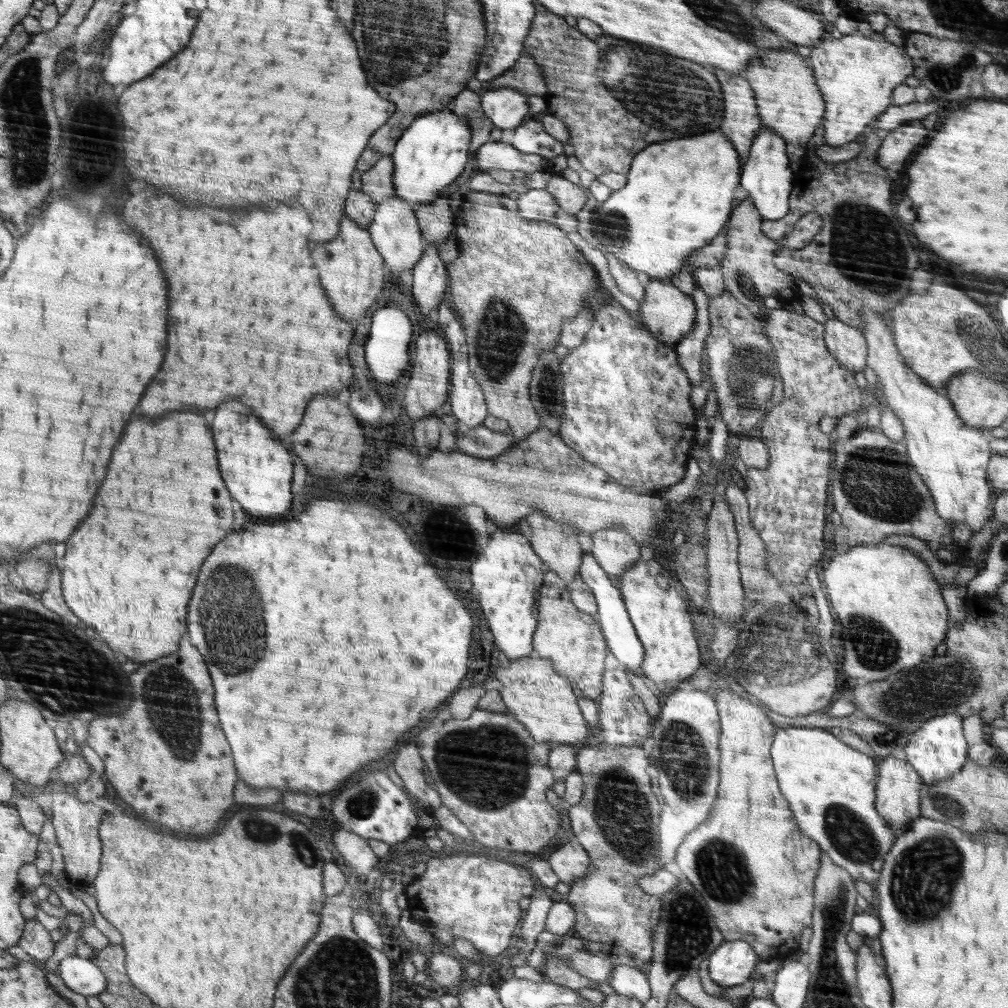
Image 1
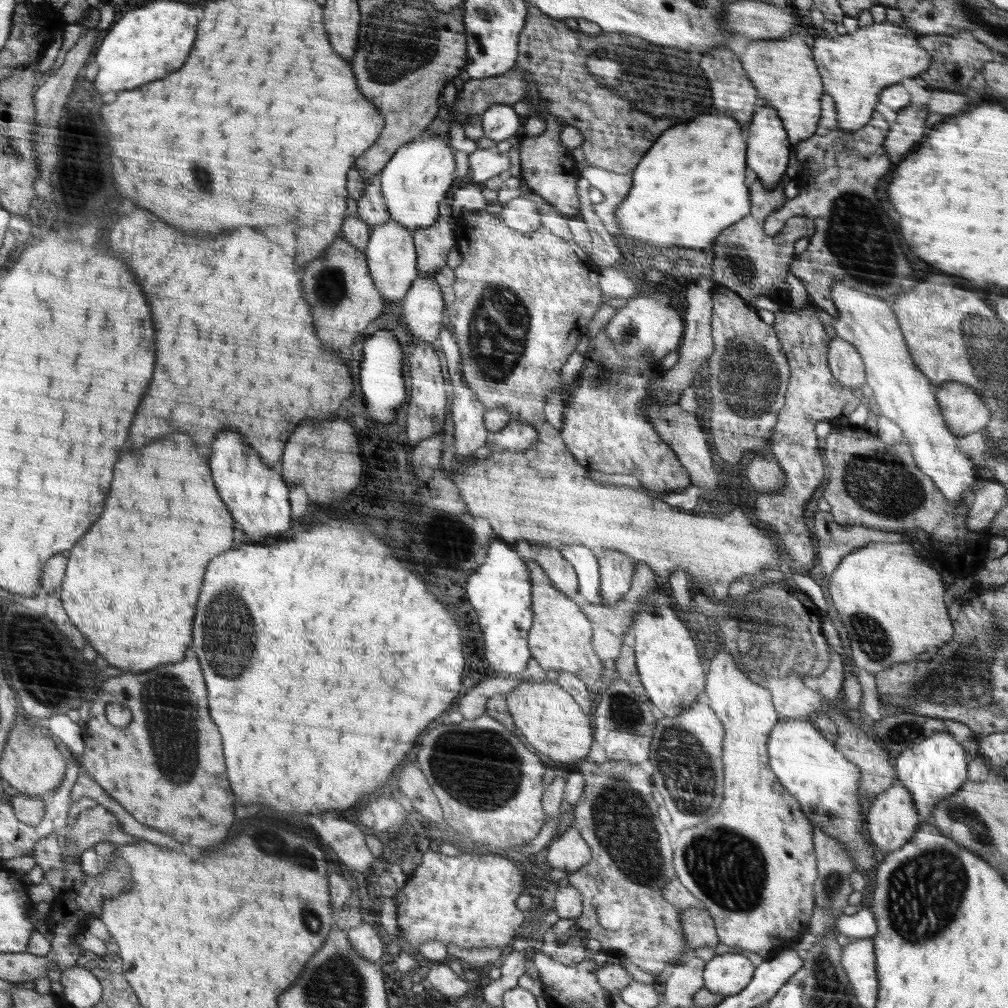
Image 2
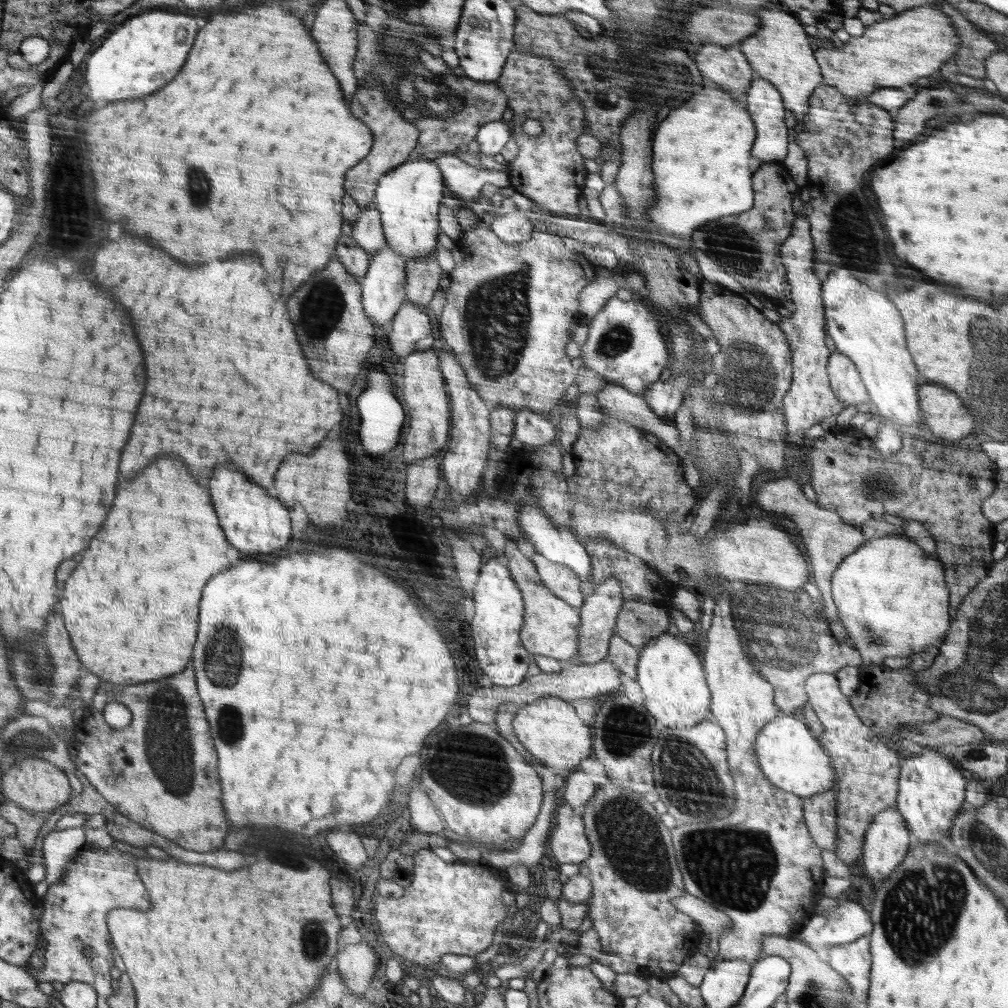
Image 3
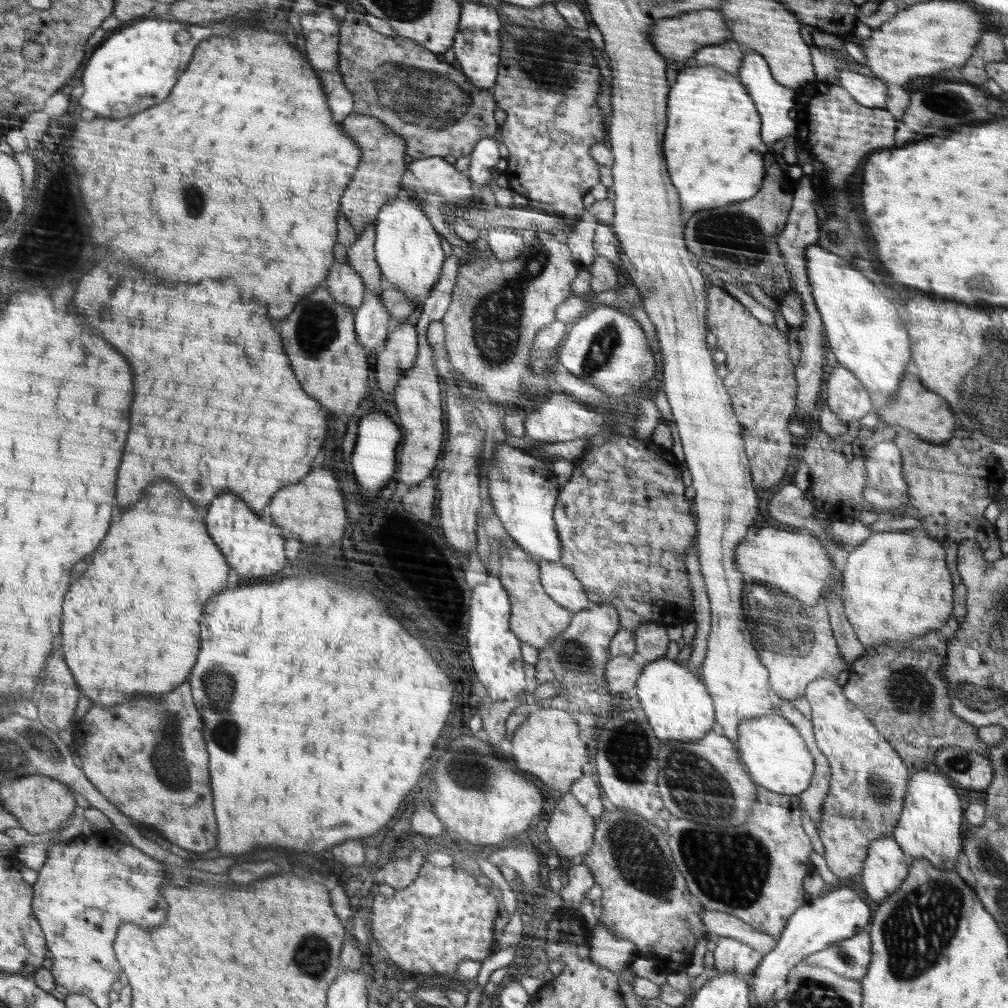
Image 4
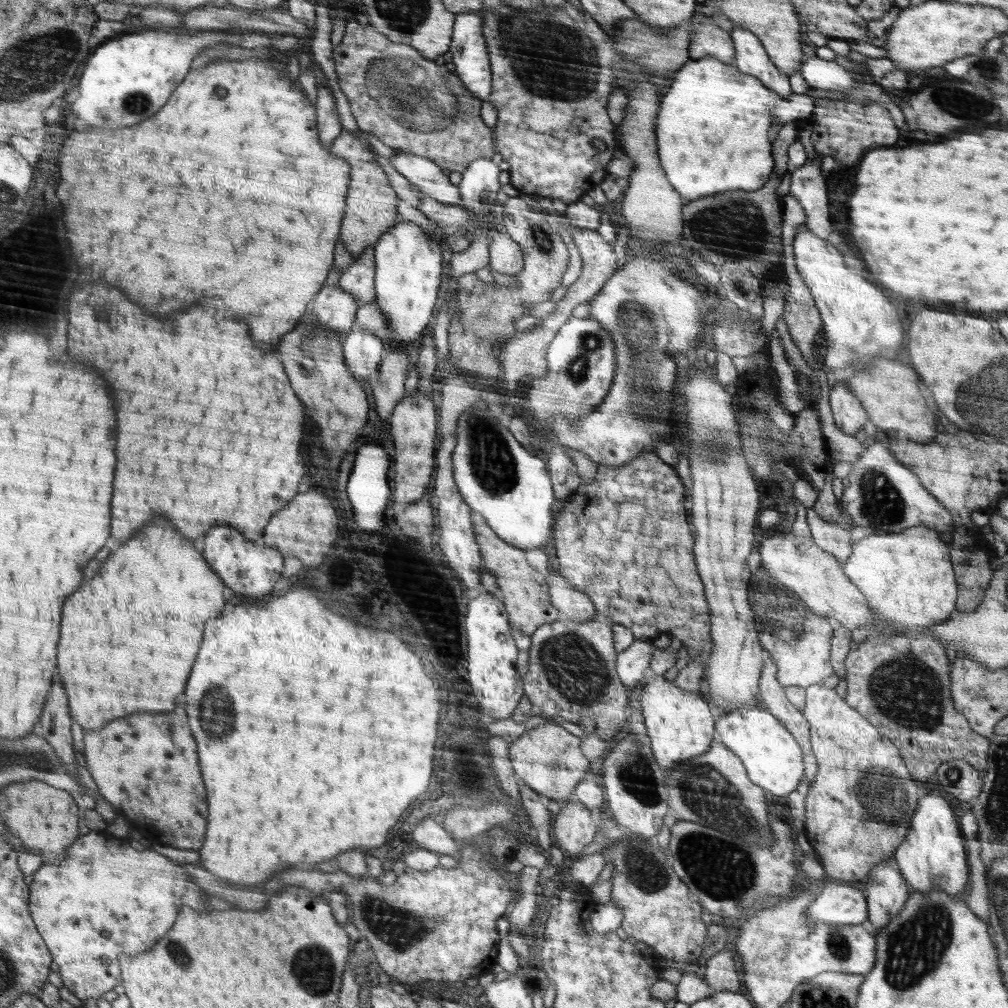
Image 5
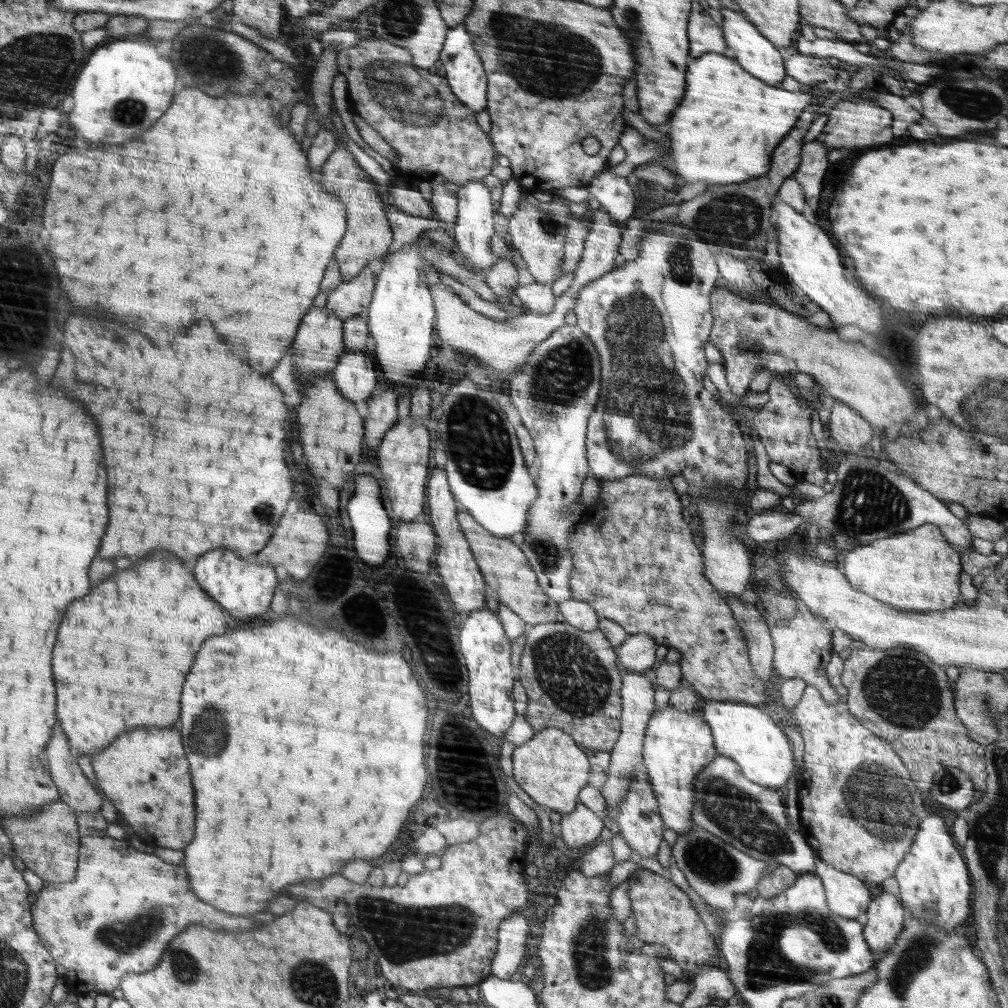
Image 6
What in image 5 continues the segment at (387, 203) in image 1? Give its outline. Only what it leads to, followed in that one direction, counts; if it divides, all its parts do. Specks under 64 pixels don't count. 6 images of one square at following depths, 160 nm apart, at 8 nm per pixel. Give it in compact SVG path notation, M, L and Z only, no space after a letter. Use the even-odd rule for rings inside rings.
M354 322L344 343L345 363L353 378L374 379L386 350L376 332L362 329Z

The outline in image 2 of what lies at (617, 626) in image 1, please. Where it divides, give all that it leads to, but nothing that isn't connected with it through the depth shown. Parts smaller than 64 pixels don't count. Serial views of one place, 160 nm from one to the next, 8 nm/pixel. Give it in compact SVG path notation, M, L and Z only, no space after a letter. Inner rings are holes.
M564 545L559 548L560 554L573 566L577 573L580 593L591 603L601 604L601 575L599 562L592 550L584 545Z

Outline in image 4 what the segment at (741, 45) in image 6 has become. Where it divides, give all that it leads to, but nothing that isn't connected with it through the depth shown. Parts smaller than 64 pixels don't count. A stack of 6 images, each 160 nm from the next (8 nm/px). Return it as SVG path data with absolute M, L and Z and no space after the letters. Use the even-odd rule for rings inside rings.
M744 49L745 55L740 68L737 70L737 76L748 91L748 98L754 100L757 111L762 116L761 138L764 140L764 144L770 146L775 142L784 140L786 136L801 136L801 133L796 130L796 120L790 120L790 116L788 116L790 108L798 105L798 102L794 99L794 92L790 87L782 86L782 83L779 83L773 77L769 63L762 54L752 49Z

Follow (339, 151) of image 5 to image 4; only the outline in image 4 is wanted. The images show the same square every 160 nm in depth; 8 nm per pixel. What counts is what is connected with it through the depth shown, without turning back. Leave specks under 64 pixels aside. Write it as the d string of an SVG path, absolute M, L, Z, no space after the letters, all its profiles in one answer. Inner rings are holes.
M356 112L349 115L341 122L341 128L350 138L361 147L361 164L357 166L357 172L353 180L346 188L344 198L342 198L342 216L346 217L348 224L356 236L370 226L376 224L377 217L383 206L389 200L395 200L399 196L400 178L406 170L404 156L406 156L405 138L383 126L377 118L369 114L359 114Z

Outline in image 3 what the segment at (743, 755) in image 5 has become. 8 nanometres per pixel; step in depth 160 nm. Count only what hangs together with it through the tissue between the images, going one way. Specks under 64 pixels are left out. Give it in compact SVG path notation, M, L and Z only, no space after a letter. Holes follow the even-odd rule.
M782 713L770 721L757 734L756 753L757 762L760 762L761 771L766 779L781 790L796 794L802 800L837 788L838 774L833 769L832 758L817 740L815 732L805 725L805 721L799 715Z

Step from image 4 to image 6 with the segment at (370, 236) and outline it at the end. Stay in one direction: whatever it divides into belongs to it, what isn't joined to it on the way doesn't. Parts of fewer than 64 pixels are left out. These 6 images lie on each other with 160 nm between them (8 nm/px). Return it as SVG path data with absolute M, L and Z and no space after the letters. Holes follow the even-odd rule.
M367 266L350 282L341 282L328 295L328 311L341 316L342 321L369 311L375 288L374 272Z

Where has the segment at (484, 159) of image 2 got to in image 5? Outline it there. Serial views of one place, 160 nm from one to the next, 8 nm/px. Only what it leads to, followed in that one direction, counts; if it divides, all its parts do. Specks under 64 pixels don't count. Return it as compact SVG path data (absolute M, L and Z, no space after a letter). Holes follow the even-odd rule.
M397 151L390 159L392 166L407 178L418 194L434 198L446 204L458 205L461 201L459 188L429 158Z

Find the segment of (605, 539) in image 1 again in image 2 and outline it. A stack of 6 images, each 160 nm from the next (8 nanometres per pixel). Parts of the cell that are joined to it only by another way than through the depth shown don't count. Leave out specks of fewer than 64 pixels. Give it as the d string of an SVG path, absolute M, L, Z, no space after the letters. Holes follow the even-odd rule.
M608 548L605 549L604 555L598 559L598 562L601 575L601 604L613 606L631 587L630 580L634 576L632 557L619 550Z

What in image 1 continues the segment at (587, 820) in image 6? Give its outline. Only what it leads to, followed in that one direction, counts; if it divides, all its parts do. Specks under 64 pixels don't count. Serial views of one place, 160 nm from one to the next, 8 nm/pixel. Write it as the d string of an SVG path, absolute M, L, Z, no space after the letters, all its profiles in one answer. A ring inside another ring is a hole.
M575 837L554 850L546 859L560 881L569 884L585 877L591 862L588 852Z

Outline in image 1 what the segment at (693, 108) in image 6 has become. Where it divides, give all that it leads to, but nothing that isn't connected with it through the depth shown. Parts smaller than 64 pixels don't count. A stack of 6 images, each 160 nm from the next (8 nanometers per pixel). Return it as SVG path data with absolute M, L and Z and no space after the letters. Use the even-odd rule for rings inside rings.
M720 130L706 131L705 133L679 138L676 140L665 140L654 143L634 157L632 168L627 173L626 186L620 190L611 192L609 198L598 204L598 207L592 213L592 230L598 237L602 246L606 246L620 262L623 262L628 268L643 272L648 278L668 278L668 274L679 272L678 268L685 265L685 258L692 252L706 246L720 231L725 228L729 222L729 217L732 216L732 200L734 200L734 189L738 188L741 182L742 162L739 158L739 152L734 146L734 142L730 140Z

